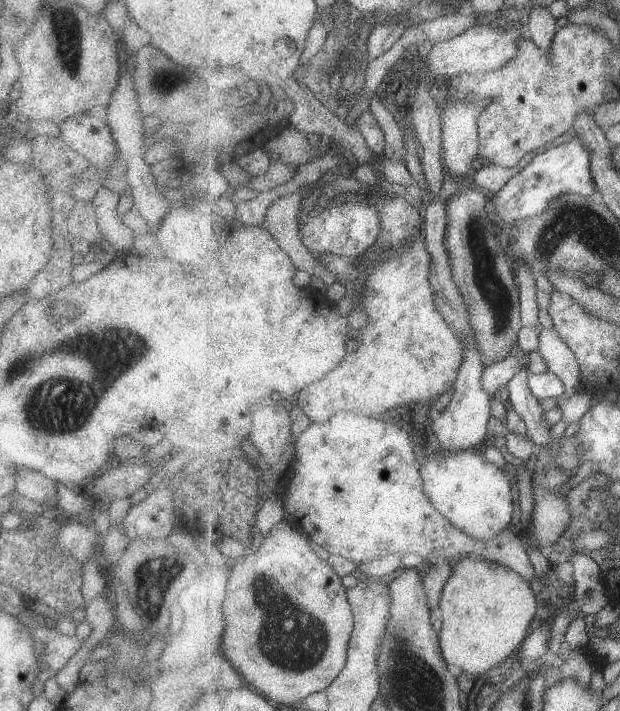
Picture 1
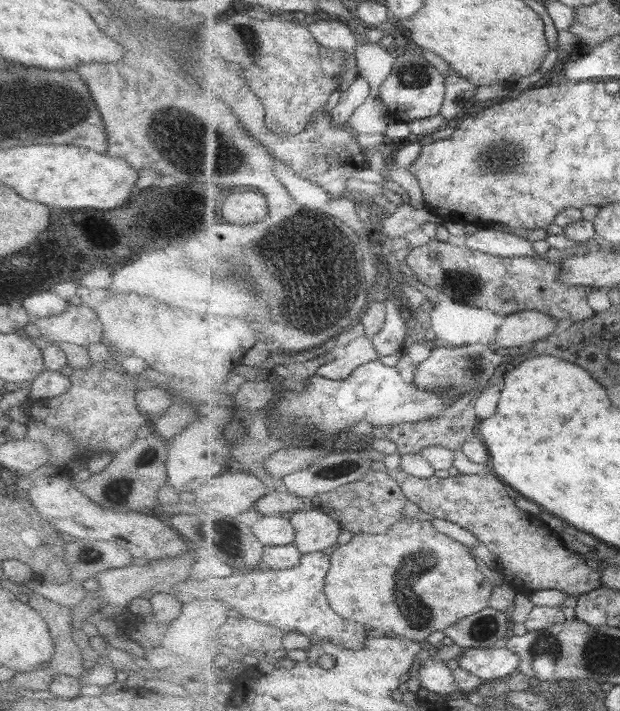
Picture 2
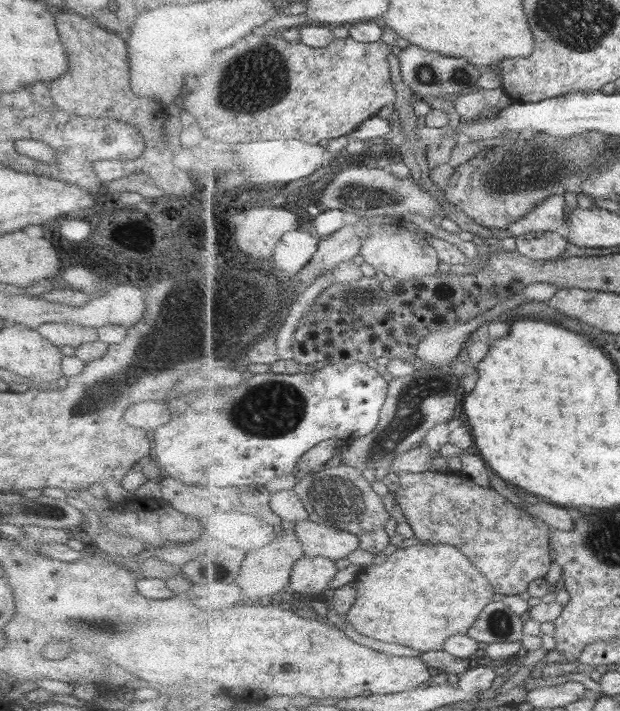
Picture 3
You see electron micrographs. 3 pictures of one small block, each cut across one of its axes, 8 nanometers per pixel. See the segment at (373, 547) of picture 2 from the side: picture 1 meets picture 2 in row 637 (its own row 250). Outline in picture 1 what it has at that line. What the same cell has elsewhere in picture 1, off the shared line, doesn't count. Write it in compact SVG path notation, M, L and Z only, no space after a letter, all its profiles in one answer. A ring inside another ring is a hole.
M423 233L409 242L403 254L396 251L378 257L366 270L364 299L359 309L369 318L369 324L358 330L358 348L347 352L345 360L331 370L323 380L303 388L294 400L311 422L325 424L337 412L354 412L363 416L392 412L404 415L417 402L431 404L454 388L465 358L465 336L453 332L447 318L439 312L435 304L435 292L429 280L429 270L433 266L431 254L427 250L427 239Z

